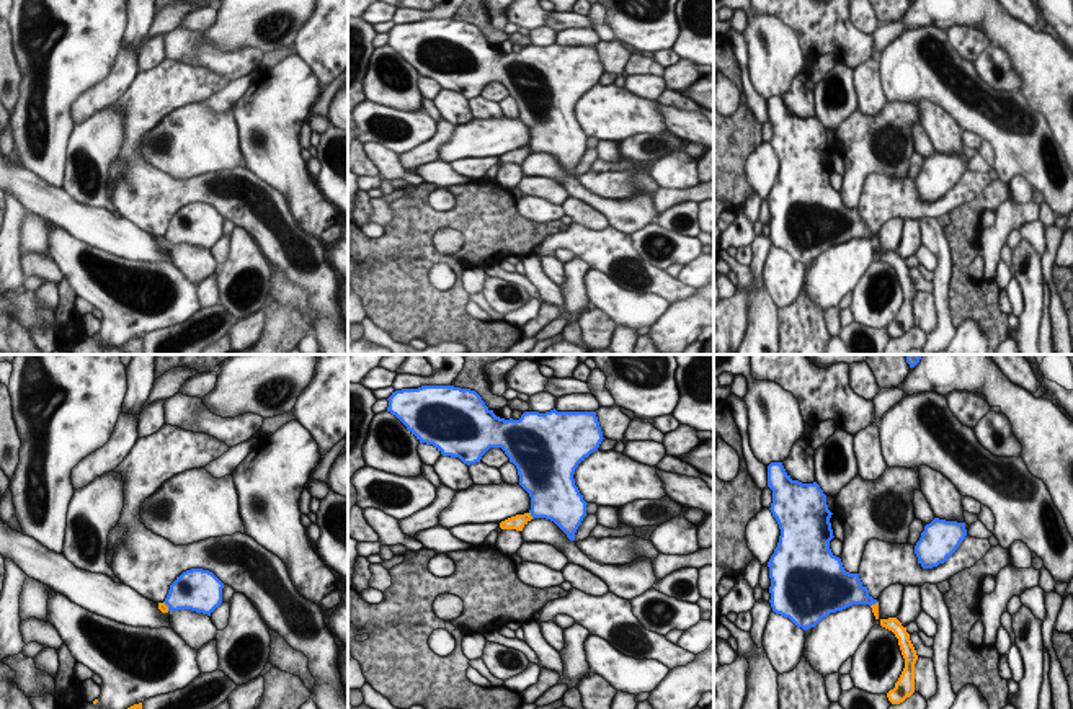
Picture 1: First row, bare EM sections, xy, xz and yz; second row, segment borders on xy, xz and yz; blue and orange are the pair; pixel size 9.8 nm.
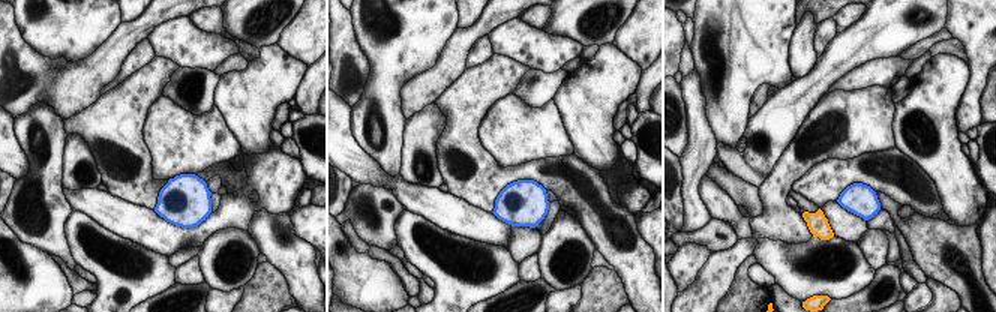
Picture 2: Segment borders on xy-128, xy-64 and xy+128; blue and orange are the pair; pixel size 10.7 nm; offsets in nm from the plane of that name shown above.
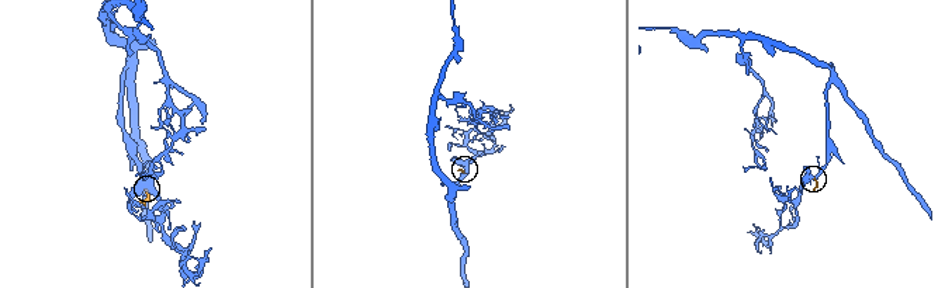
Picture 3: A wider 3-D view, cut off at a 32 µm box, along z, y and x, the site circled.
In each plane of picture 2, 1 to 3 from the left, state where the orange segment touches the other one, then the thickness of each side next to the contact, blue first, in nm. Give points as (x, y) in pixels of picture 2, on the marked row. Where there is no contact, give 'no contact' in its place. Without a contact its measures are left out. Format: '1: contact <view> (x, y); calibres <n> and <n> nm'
1: no contact
2: no contact
3: no contact

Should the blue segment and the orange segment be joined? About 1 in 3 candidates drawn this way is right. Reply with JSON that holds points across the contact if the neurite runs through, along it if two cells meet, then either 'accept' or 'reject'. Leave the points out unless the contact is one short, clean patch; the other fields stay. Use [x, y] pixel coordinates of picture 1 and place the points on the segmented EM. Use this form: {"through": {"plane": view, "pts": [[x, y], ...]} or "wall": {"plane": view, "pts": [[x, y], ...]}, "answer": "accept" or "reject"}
{"wall": {"plane": "xz", "pts": [[529, 512], [533, 518]]}, "answer": "reject"}

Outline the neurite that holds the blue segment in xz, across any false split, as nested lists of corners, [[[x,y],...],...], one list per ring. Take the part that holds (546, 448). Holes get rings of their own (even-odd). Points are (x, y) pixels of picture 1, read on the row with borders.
[[[454,386],[402,389],[387,400],[387,412],[420,443],[433,444],[443,456],[470,466],[480,462],[490,448],[501,448],[531,497],[532,519],[550,519],[575,541],[588,503],[573,474],[604,439],[596,412],[554,408],[505,420],[475,390]]]

